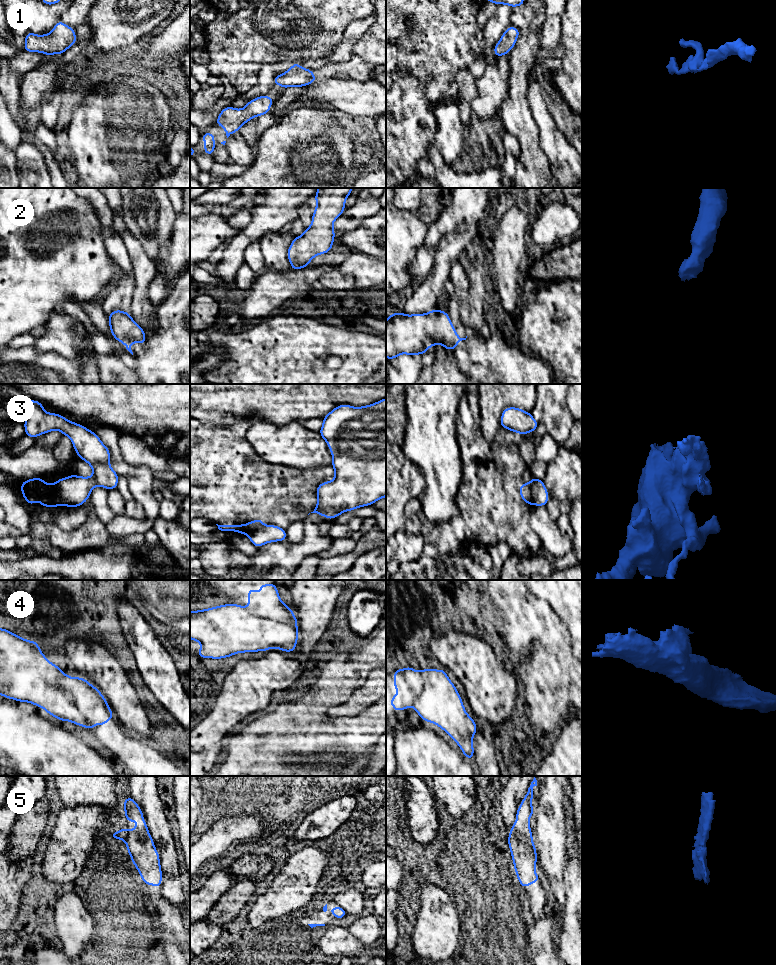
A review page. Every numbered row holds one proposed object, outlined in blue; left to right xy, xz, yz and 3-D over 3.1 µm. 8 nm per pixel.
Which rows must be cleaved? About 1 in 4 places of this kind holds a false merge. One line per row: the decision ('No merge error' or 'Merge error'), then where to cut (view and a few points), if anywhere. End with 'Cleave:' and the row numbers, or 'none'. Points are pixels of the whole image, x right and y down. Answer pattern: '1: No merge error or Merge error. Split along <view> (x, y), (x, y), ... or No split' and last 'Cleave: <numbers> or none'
1: No merge error. No split
2: No merge error. No split
3: Merge error. Split along xy (53, 484), (62, 505)
4: Merge error. Split along xy (61, 675), (58, 680), (58, 687), (75, 705), (90, 728)
5: No merge error. No split
Cleave: 3, 4

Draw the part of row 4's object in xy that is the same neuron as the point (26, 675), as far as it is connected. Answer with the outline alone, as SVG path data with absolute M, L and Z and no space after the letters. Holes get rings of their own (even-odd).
M0 628L0 695L19 702L29 702L58 720L90 729L88 721L58 686L59 678L64 675L63 670L45 657L37 641L26 640Z

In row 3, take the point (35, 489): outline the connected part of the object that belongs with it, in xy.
M42 477L23 481L21 483L21 492L29 505L33 505L38 501L43 507L62 506L55 485L44 482Z

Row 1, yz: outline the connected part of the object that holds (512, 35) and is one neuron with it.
M512 25L505 30L499 42L494 46L495 58L502 55L507 55L515 46L520 30Z

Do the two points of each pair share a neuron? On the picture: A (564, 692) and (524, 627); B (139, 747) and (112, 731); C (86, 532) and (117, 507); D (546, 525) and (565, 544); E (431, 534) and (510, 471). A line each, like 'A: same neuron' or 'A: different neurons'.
A: same neuron
B: same neuron
C: different neurons
D: same neuron
E: same neuron

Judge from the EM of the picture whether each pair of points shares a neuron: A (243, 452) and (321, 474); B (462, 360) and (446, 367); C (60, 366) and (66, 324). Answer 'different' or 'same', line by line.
A: same
B: different
C: different

